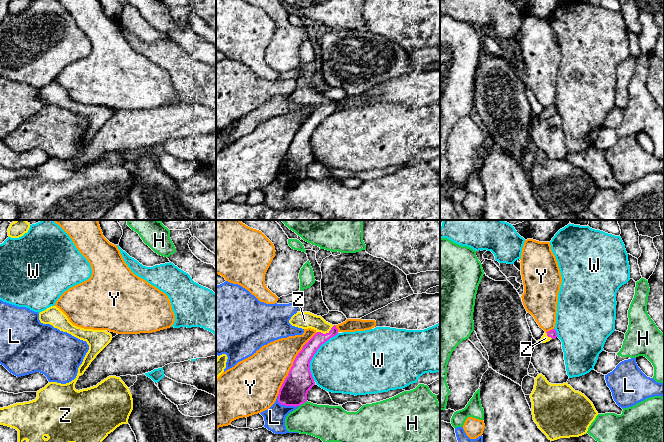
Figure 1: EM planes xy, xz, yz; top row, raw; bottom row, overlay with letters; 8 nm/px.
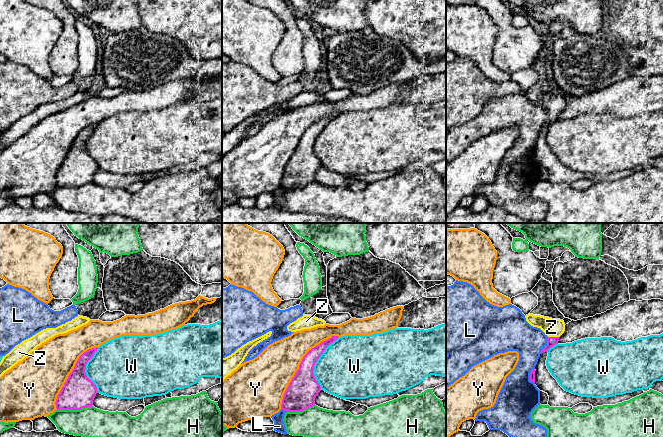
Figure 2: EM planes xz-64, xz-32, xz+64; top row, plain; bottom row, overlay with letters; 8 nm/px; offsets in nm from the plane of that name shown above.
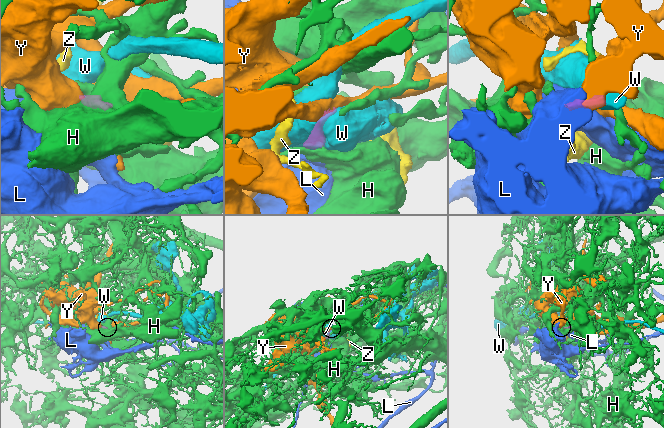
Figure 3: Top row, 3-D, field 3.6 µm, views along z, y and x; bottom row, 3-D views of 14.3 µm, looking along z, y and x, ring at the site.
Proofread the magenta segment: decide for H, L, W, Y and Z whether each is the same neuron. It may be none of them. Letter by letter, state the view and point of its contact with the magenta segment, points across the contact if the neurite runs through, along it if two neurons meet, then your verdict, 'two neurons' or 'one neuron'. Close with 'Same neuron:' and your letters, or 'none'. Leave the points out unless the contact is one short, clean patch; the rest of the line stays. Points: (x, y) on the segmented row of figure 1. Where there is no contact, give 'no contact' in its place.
H: xz (302, 403) | along xz (306, 400), (299, 406) | two neurons
L: xz (286, 405) | two neurons
W: xz (314, 353) | two neurons
Y: xz (289, 371) | two neurons
Z: xz (326, 333) | across xz (305, 356), (308, 350), (326, 333), (315, 322), (304, 320) | one neuron
Same neuron: Z

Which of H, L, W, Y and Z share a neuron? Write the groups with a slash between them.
H / L / W / Y / Z

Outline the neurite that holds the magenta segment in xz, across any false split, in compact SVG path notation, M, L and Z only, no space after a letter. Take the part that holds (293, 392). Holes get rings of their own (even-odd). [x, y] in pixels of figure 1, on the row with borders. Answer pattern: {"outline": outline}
{"outline": "M297 312L289 323L302 329L314 329L317 333L305 344L296 356L288 376L278 394L278 402L285 406L300 406L307 401L308 391L315 385L310 371L310 362L322 344L338 334L335 325L310 312Z"}

